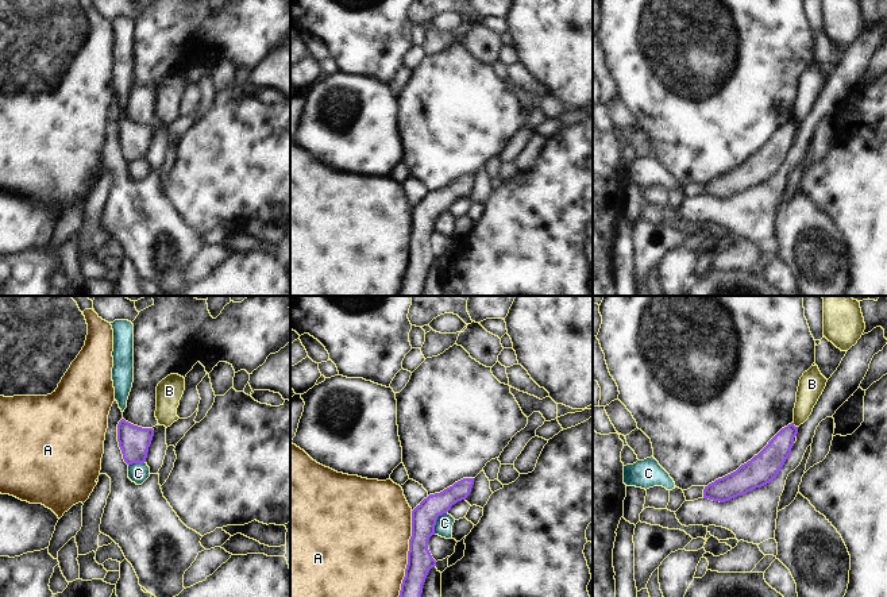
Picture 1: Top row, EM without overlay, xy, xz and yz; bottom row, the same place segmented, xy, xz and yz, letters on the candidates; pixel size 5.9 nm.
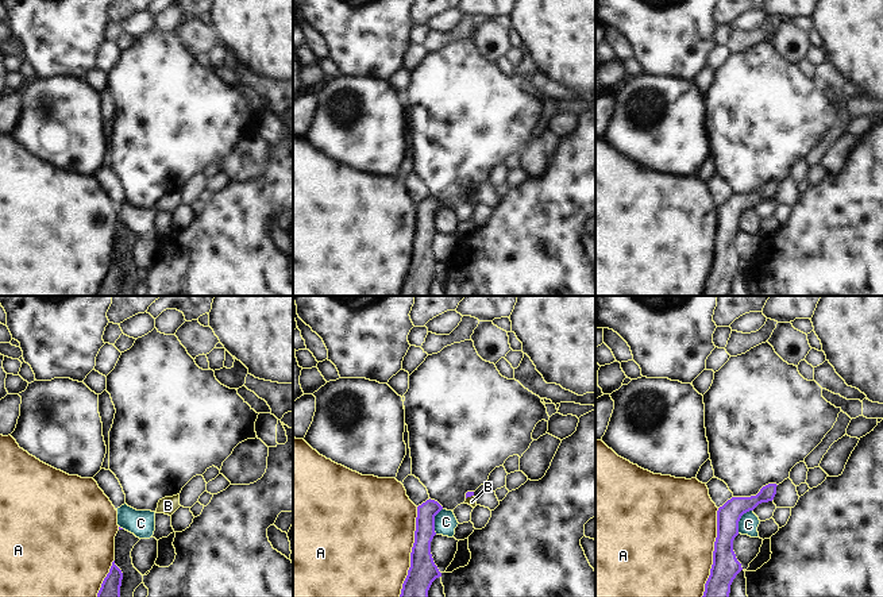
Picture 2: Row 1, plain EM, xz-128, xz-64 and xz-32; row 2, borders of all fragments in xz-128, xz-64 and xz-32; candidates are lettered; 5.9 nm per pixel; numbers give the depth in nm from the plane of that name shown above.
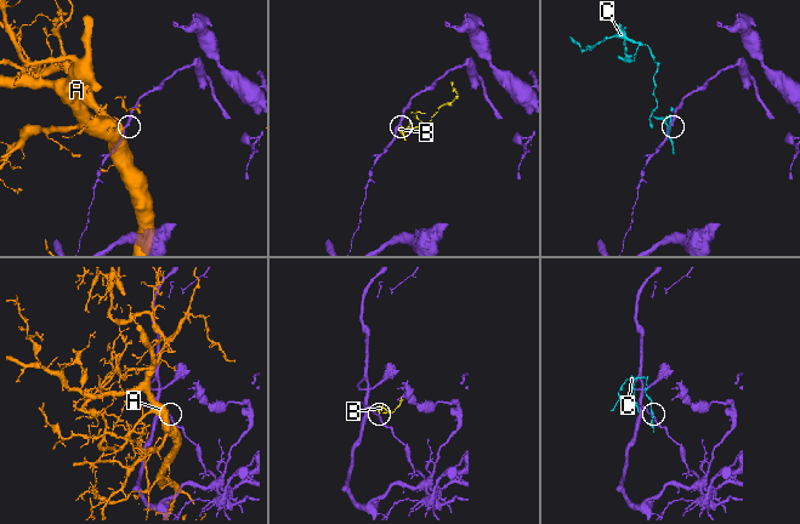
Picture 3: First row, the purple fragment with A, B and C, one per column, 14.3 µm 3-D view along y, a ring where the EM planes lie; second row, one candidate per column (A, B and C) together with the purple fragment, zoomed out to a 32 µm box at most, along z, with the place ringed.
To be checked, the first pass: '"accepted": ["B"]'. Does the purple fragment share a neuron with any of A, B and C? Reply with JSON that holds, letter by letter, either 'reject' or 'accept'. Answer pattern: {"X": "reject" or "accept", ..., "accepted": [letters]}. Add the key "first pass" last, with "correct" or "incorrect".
{"A": "reject", "B": "reject", "C": "reject", "accepted": [], "first pass": "incorrect"}

